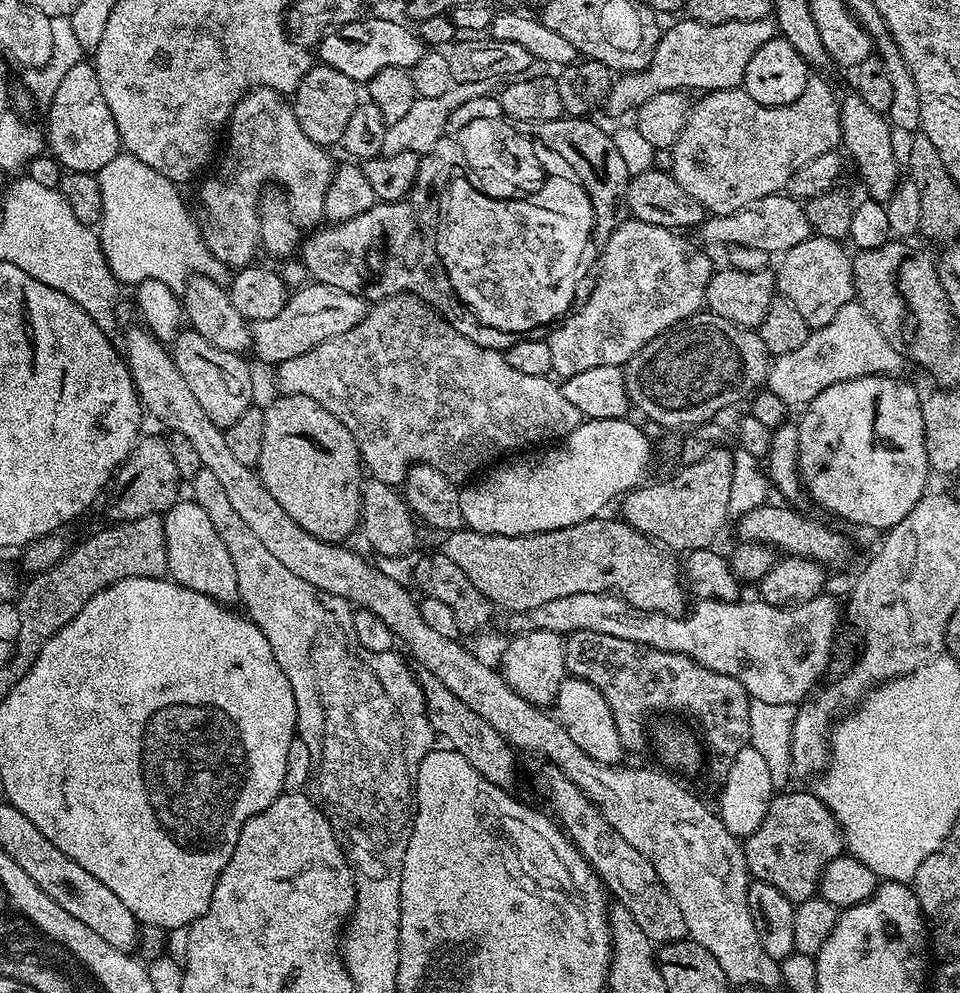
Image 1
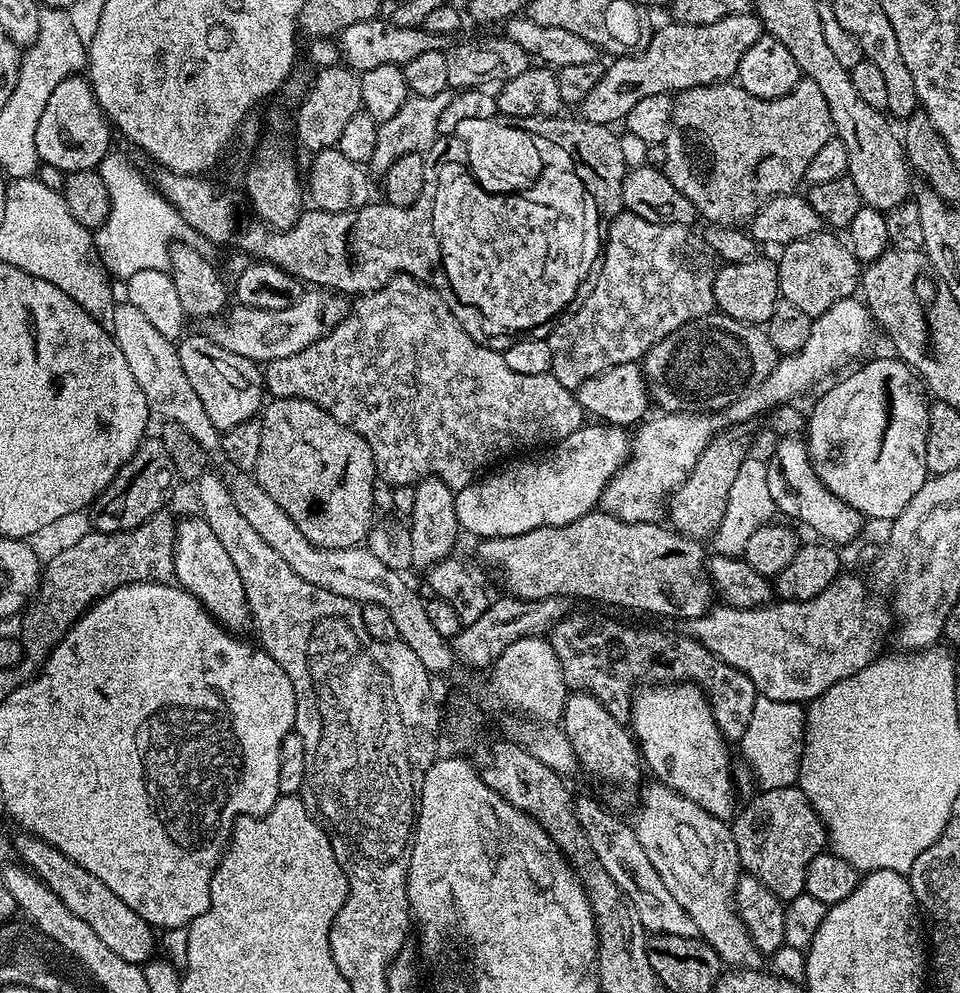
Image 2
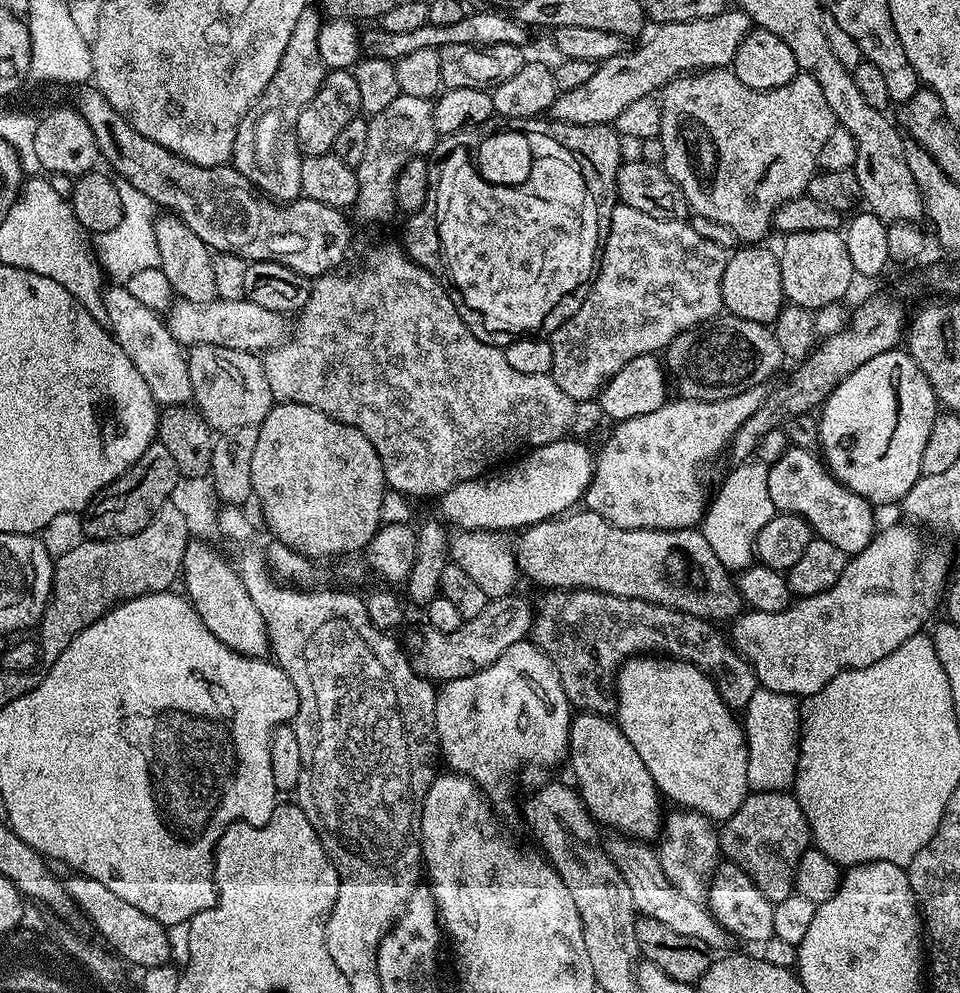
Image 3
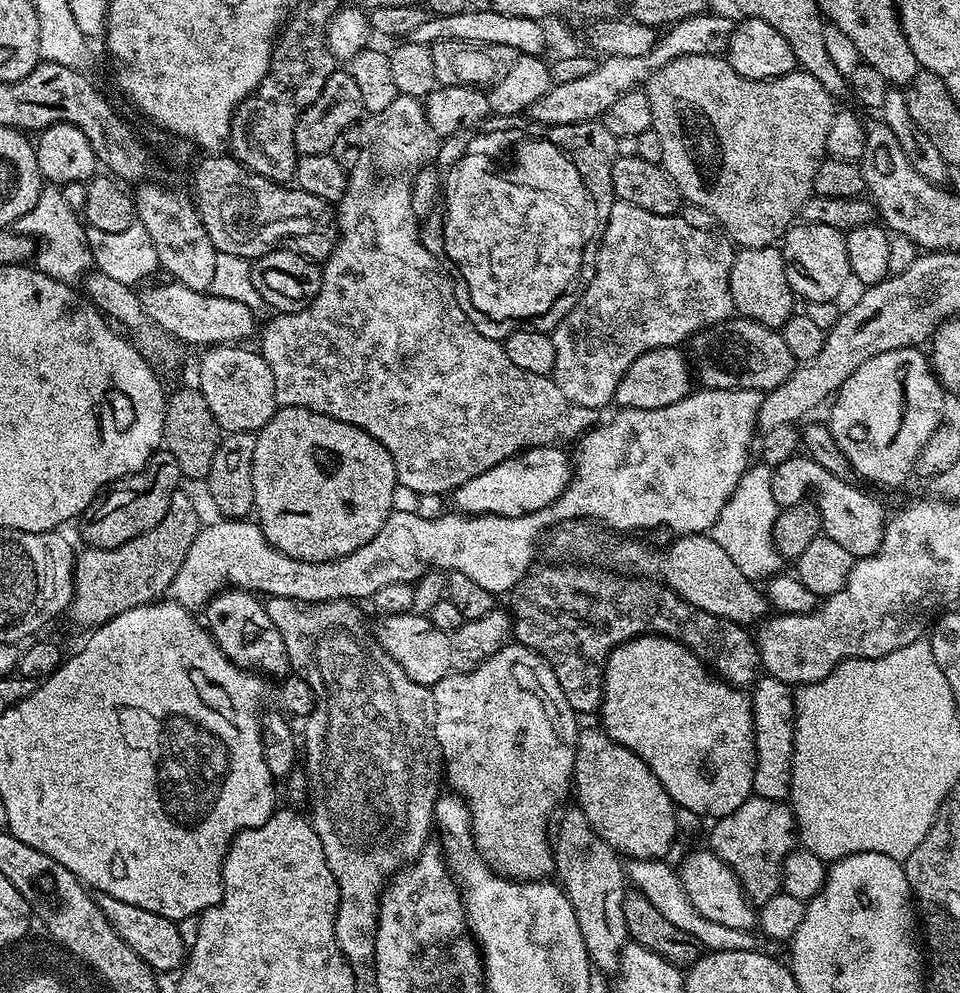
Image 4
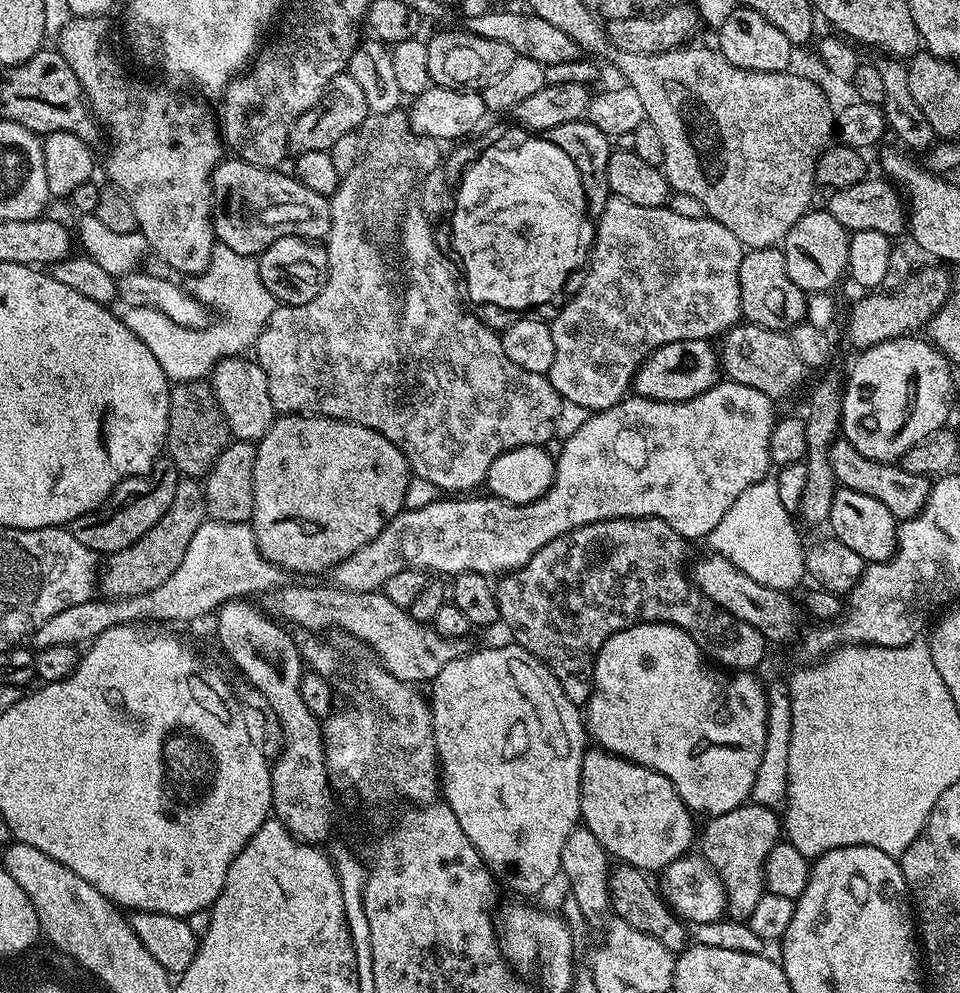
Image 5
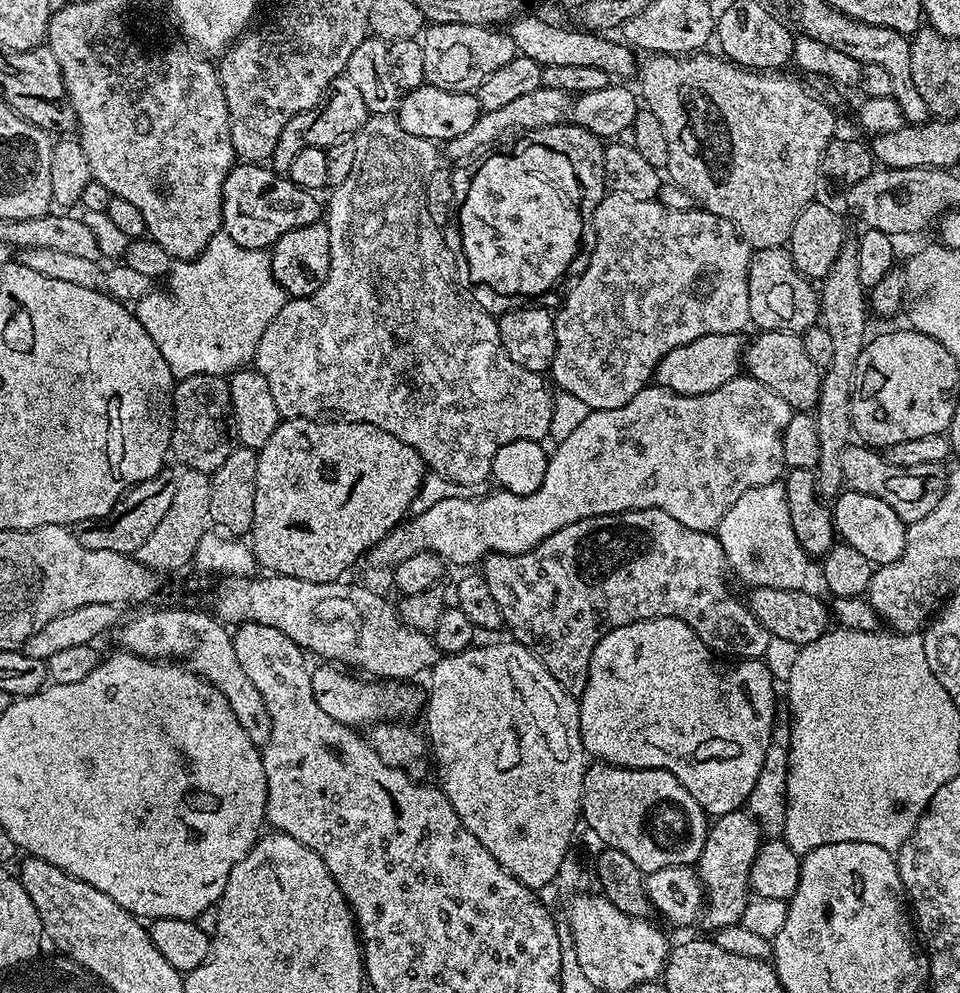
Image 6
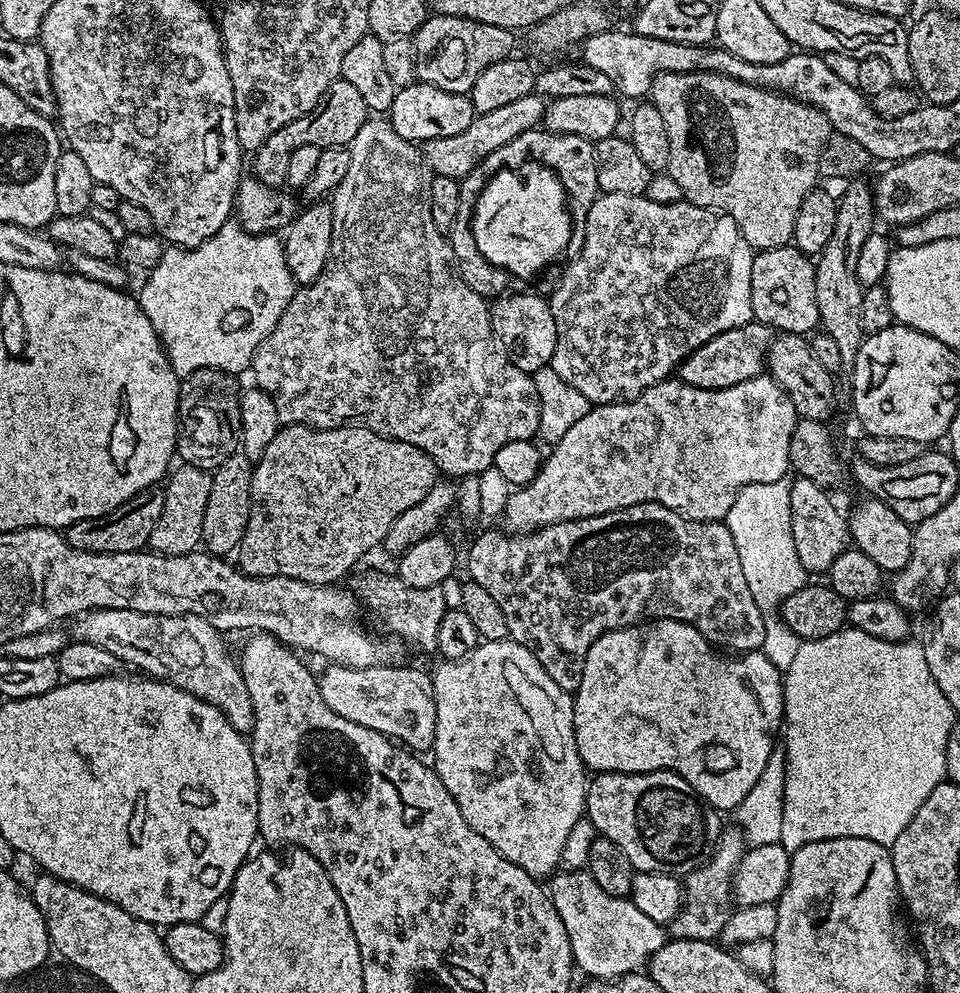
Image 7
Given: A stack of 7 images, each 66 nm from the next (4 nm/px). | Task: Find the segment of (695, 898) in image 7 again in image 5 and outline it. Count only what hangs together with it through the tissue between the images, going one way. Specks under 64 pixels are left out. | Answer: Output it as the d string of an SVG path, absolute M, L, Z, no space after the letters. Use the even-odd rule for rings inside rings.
M754 803L743 804L726 814L718 814L707 821L708 824L698 836L698 852L715 872L720 875L724 890L728 893L728 907L726 916L729 920L747 921L750 914L754 914L754 906L758 906L758 898L762 898L766 891L764 886L764 863L774 850L774 846L782 840L782 820L777 809L758 806Z

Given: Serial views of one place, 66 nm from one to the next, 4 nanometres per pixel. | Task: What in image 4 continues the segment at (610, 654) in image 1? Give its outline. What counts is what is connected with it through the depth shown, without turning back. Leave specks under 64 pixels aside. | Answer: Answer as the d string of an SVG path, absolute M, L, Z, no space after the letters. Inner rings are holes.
M580 562L551 563L541 568L533 567L511 590L510 615L514 625L514 640L538 653L551 666L554 678L558 678L558 686L562 686L562 694L566 694L566 702L570 702L577 714L599 713L604 697L604 667L608 654L635 636L659 634L679 640L703 660L715 675L737 688L747 689L761 675L760 651L753 633L745 625L718 618L706 610L698 610L659 582L645 582L616 570L603 572L600 566L585 566Z

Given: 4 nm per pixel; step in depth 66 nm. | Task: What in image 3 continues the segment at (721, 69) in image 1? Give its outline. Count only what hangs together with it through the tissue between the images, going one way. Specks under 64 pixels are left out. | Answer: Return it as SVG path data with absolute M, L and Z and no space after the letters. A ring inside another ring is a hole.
M726 10L714 18L698 22L662 24L641 48L625 50L614 58L601 60L586 86L559 93L550 109L551 119L560 124L578 126L615 125L618 114L638 102L638 98L659 93L672 80L693 72L708 72L712 68L728 68L742 46L742 38L751 32L752 19L742 11Z

